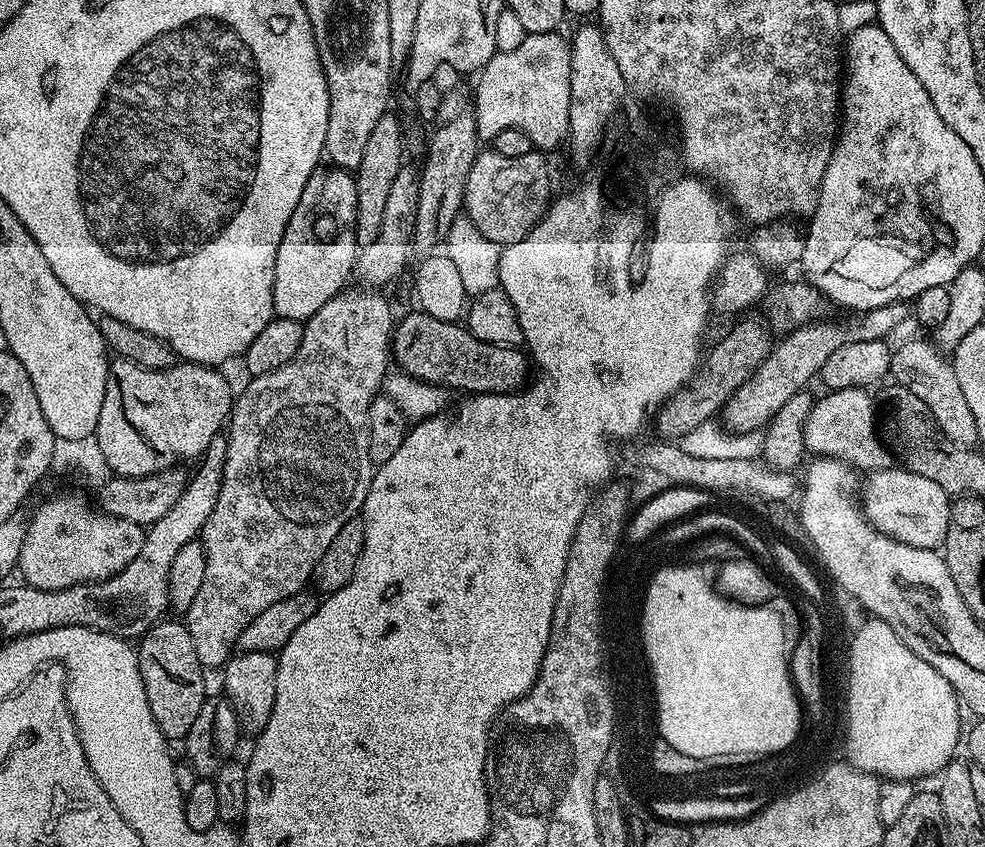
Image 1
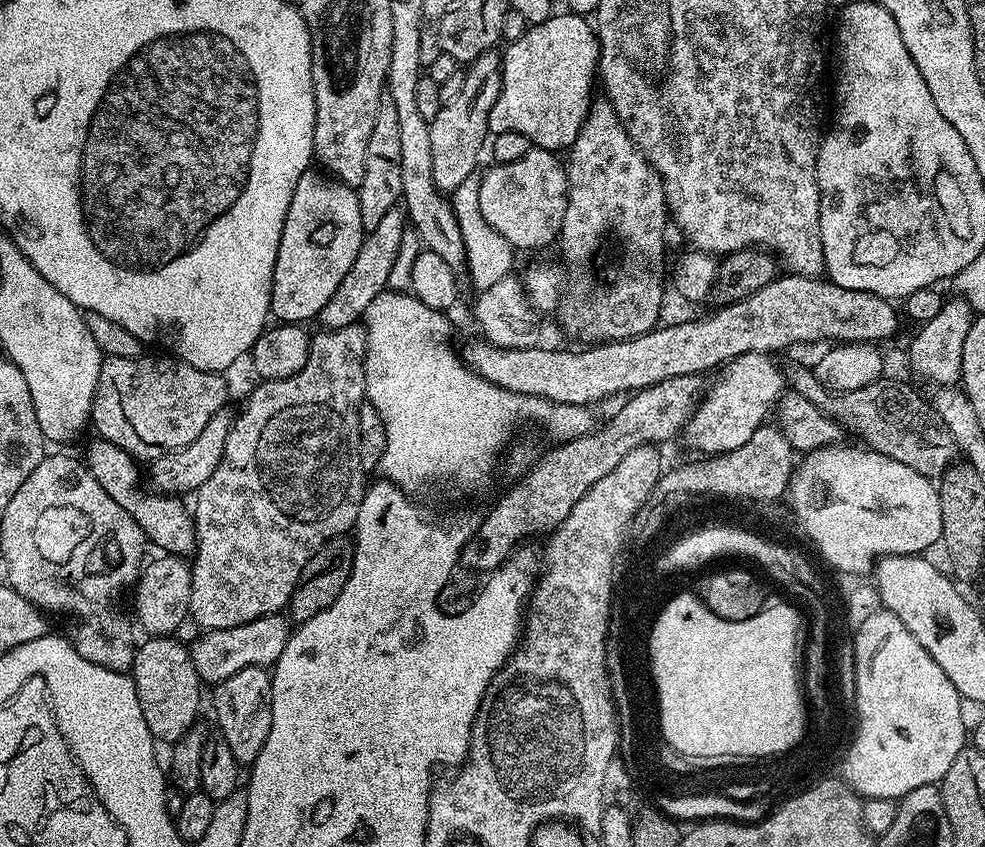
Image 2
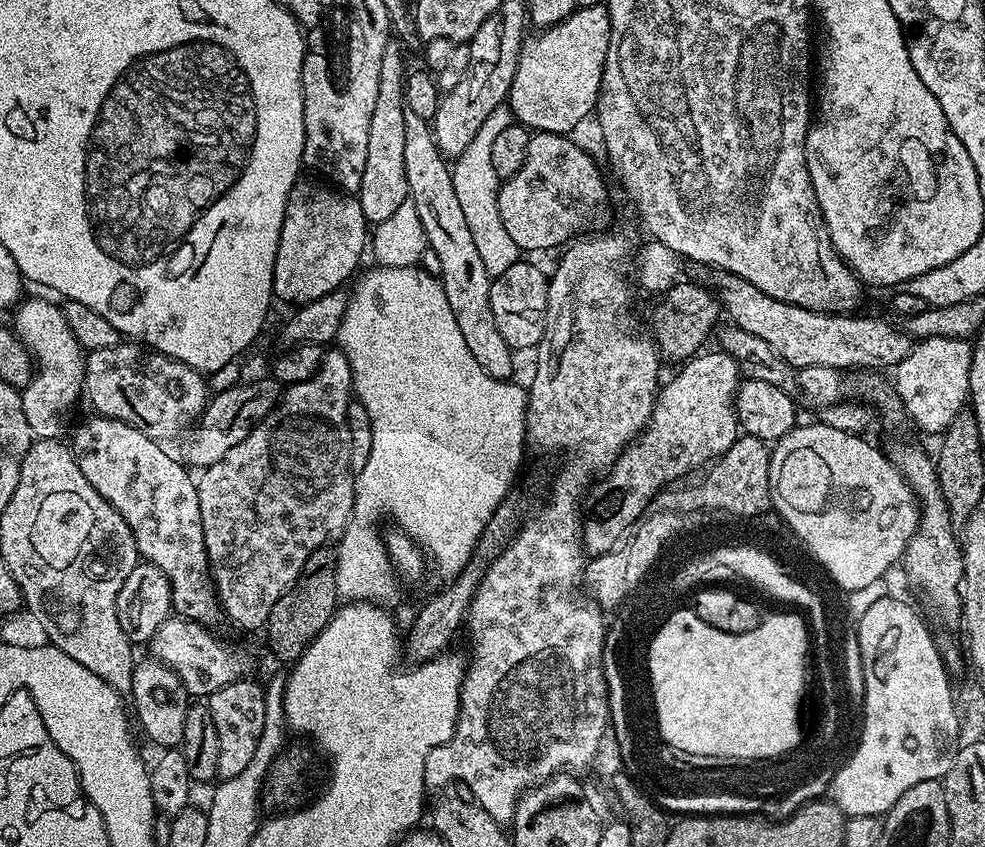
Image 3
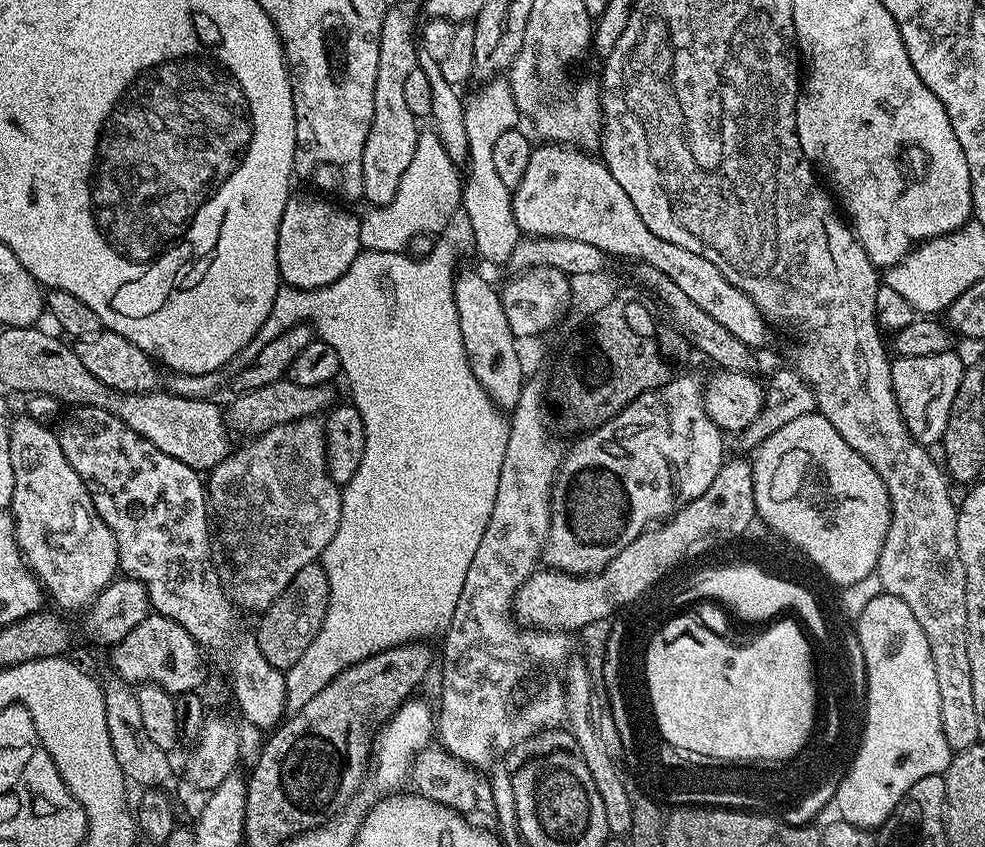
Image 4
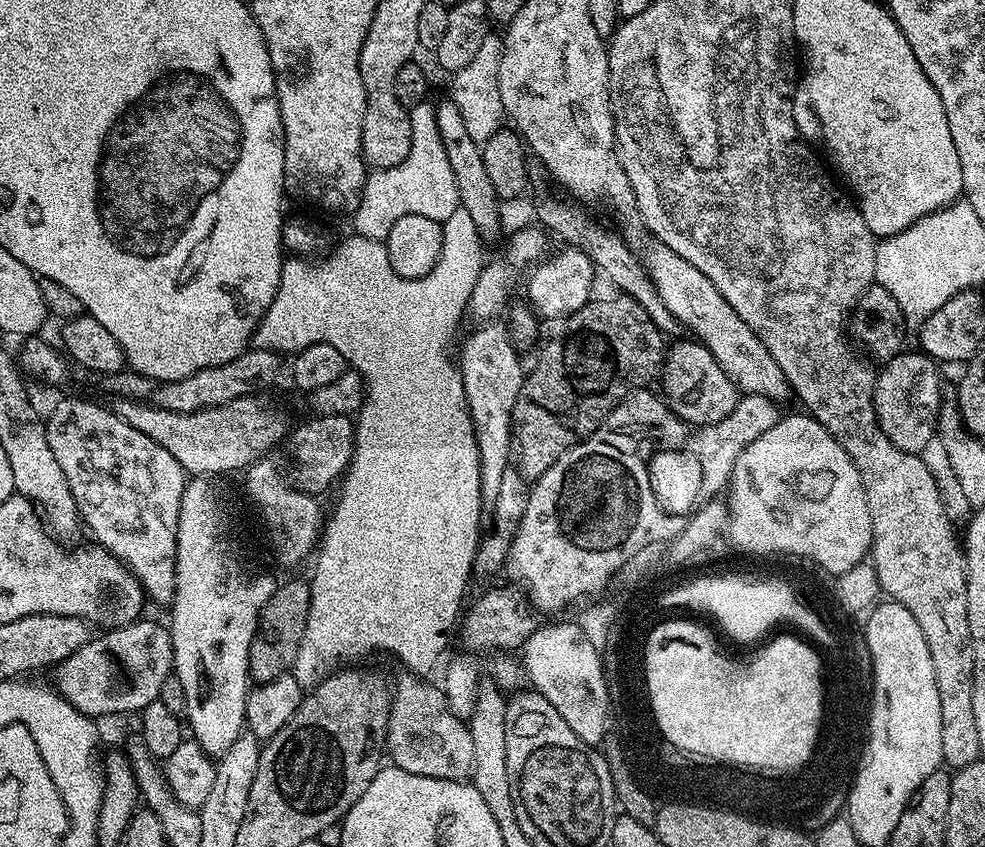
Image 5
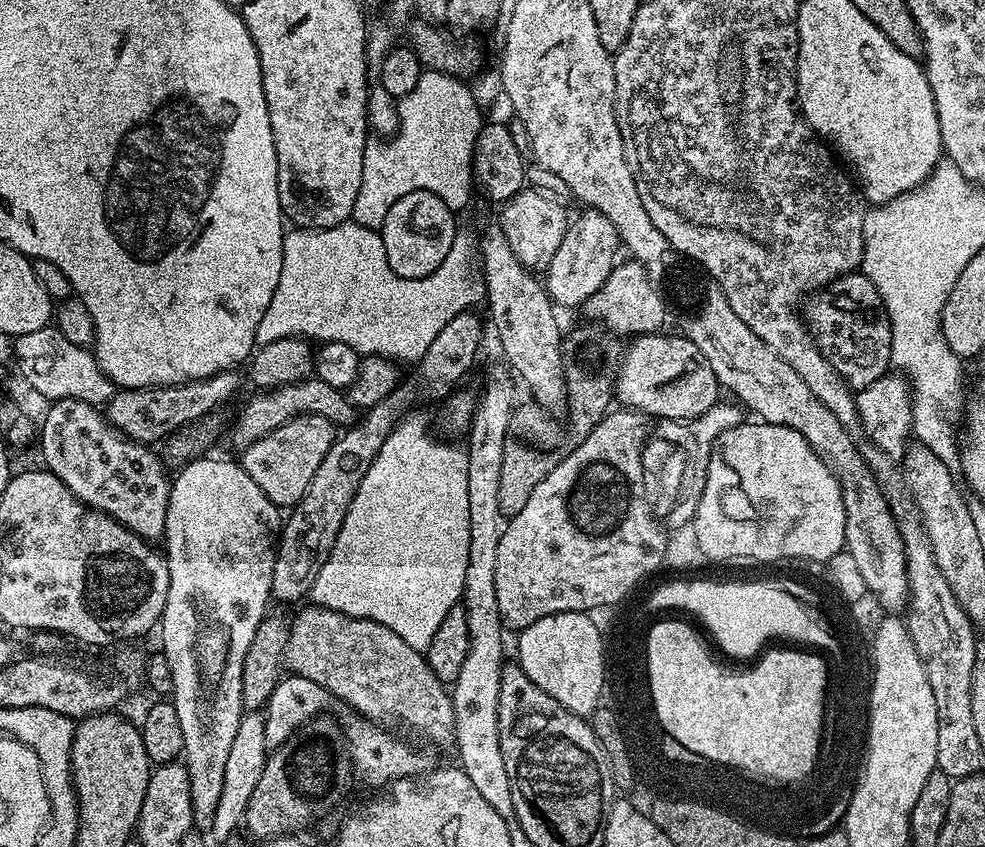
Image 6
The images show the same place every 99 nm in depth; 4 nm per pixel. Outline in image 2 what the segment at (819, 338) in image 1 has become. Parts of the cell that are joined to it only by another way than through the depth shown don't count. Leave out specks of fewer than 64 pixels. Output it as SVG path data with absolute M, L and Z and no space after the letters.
M747 352L727 361L726 367L719 373L721 376L713 384L711 382L696 411L684 425L682 440L690 447L697 448L700 454L723 454L738 450L738 446L747 442L754 430L762 427L767 416L769 419L781 396L785 395L785 373L772 360L775 359L766 352Z

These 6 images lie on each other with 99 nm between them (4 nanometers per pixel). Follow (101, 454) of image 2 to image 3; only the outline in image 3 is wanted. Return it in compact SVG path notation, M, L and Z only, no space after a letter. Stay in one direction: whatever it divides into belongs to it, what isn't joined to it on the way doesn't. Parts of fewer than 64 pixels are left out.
M92 414L74 432L75 428L71 433L70 447L80 461L82 474L86 474L86 482L90 482L90 486L94 486L94 490L98 490L98 494L102 494L102 498L126 518L126 526L130 526L140 551L140 560L158 566L158 570L166 574L172 591L173 613L205 626L215 625L215 620L221 619L222 609L212 574L208 571L206 542L202 538L202 510L198 510L198 490L193 473L177 457L176 461L164 449L167 447L163 443L151 440L142 434L142 430L134 430L134 426L126 422Z

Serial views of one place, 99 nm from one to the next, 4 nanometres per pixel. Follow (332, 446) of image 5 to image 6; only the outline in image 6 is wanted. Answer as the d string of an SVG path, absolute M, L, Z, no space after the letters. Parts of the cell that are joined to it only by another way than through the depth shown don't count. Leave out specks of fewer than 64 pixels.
M301 414L290 422L278 426L270 434L258 438L249 448L239 453L238 462L258 482L258 490L266 494L269 502L281 510L291 509L306 494L310 486L310 478L322 466L322 458L330 450L338 435L337 425L321 416Z

